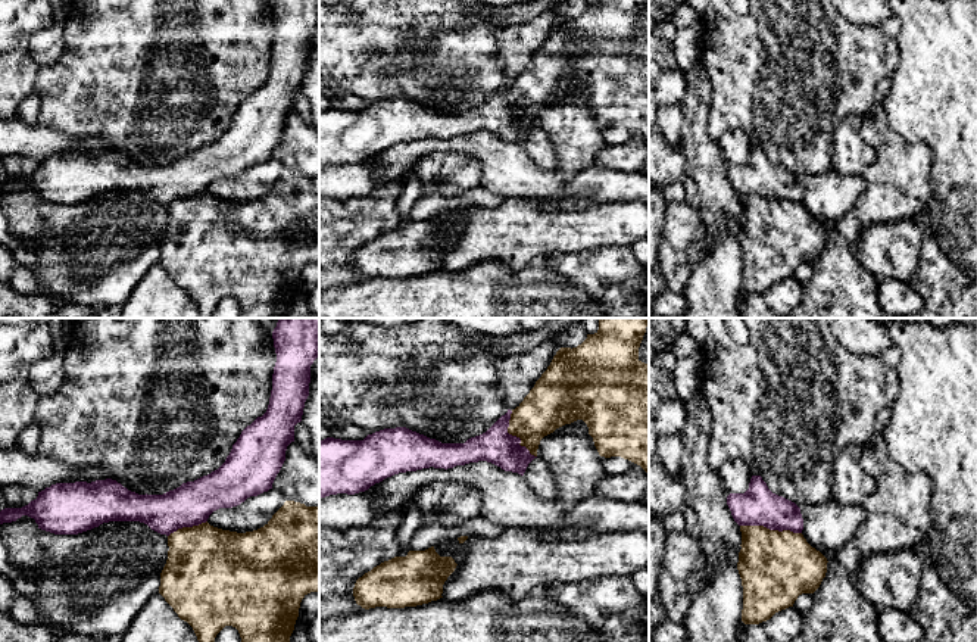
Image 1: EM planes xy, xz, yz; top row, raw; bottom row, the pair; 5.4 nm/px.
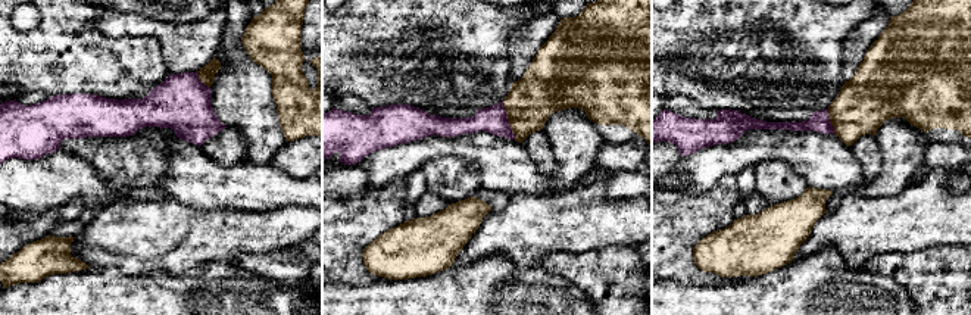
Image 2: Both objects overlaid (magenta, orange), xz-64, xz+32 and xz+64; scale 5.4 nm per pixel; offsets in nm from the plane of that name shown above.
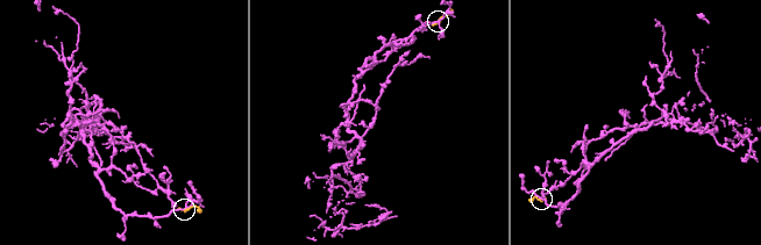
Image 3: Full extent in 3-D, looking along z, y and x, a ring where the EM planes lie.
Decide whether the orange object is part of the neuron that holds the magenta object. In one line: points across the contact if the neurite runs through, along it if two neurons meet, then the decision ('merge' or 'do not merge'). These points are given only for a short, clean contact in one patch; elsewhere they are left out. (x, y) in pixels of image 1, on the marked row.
along yz (740, 524), (762, 524), (770, 529), (801, 533) | do not merge

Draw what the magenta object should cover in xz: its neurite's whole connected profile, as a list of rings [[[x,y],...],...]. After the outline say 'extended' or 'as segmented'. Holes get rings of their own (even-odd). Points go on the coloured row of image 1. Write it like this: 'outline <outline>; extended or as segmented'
outline [[[508,409],[486,433],[468,439],[465,443],[441,443],[406,427],[384,428],[368,434],[363,440],[341,440],[327,437],[319,440],[319,499],[368,490],[375,483],[399,473],[422,468],[453,468],[469,462],[487,461],[505,471],[524,476],[528,464],[537,458],[521,446],[521,439],[508,433],[512,411]]]; as segmented

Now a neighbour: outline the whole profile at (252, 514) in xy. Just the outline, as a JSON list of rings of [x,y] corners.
[[[272,487],[257,496],[247,498],[237,507],[213,511],[207,523],[213,527],[237,533],[253,532],[268,524],[284,502],[284,496]]]

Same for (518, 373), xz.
[[[544,342],[527,352],[505,356],[497,362],[499,390],[508,409],[515,409],[534,387],[536,381],[550,365],[559,346]]]

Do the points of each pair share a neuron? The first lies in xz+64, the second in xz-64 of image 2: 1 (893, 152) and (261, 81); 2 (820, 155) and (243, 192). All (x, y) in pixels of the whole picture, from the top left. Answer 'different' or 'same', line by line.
1: same
2: same

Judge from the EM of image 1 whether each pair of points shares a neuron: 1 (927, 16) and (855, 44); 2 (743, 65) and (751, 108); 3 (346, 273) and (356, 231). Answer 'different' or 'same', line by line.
1: different
2: same
3: same

